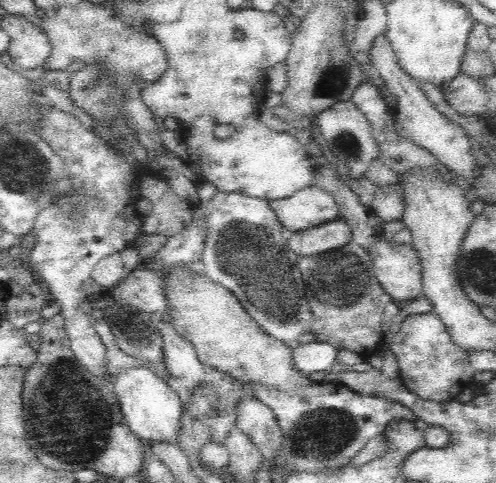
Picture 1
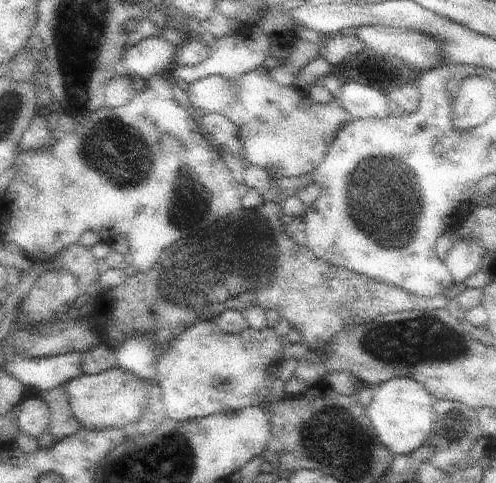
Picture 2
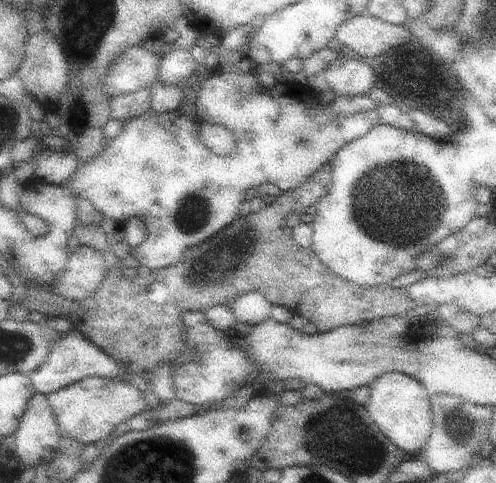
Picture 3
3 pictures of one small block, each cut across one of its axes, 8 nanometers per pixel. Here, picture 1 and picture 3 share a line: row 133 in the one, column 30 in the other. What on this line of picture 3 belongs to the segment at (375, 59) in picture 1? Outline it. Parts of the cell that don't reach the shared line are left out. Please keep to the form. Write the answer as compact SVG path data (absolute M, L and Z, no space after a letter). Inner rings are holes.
M35 392L31 398L29 398L29 404L25 406L25 412L19 420L19 426L15 430L15 460L19 460L23 466L37 466L39 460L45 460L49 466L51 466L51 456L53 456L53 450L55 446L59 444L59 432L57 432L57 420L49 408L49 402L47 402L47 396Z

